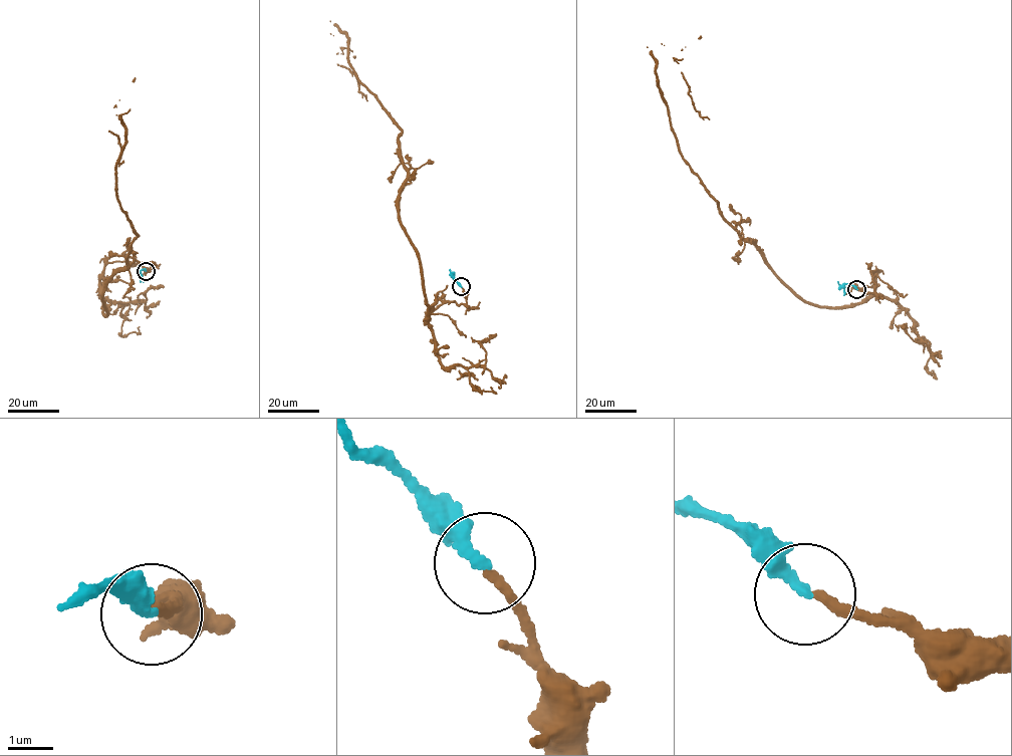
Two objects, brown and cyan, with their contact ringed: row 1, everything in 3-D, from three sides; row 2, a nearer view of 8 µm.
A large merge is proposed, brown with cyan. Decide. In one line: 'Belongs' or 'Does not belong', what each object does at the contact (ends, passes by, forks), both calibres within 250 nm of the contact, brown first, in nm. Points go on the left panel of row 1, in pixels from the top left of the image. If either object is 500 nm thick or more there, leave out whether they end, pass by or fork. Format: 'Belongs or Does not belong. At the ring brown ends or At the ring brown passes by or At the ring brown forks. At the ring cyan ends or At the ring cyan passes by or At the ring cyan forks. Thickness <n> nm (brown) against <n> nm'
Belongs. At the ring brown ends. At the ring cyan ends. Thickness 200 nm (brown) against 260 nm

